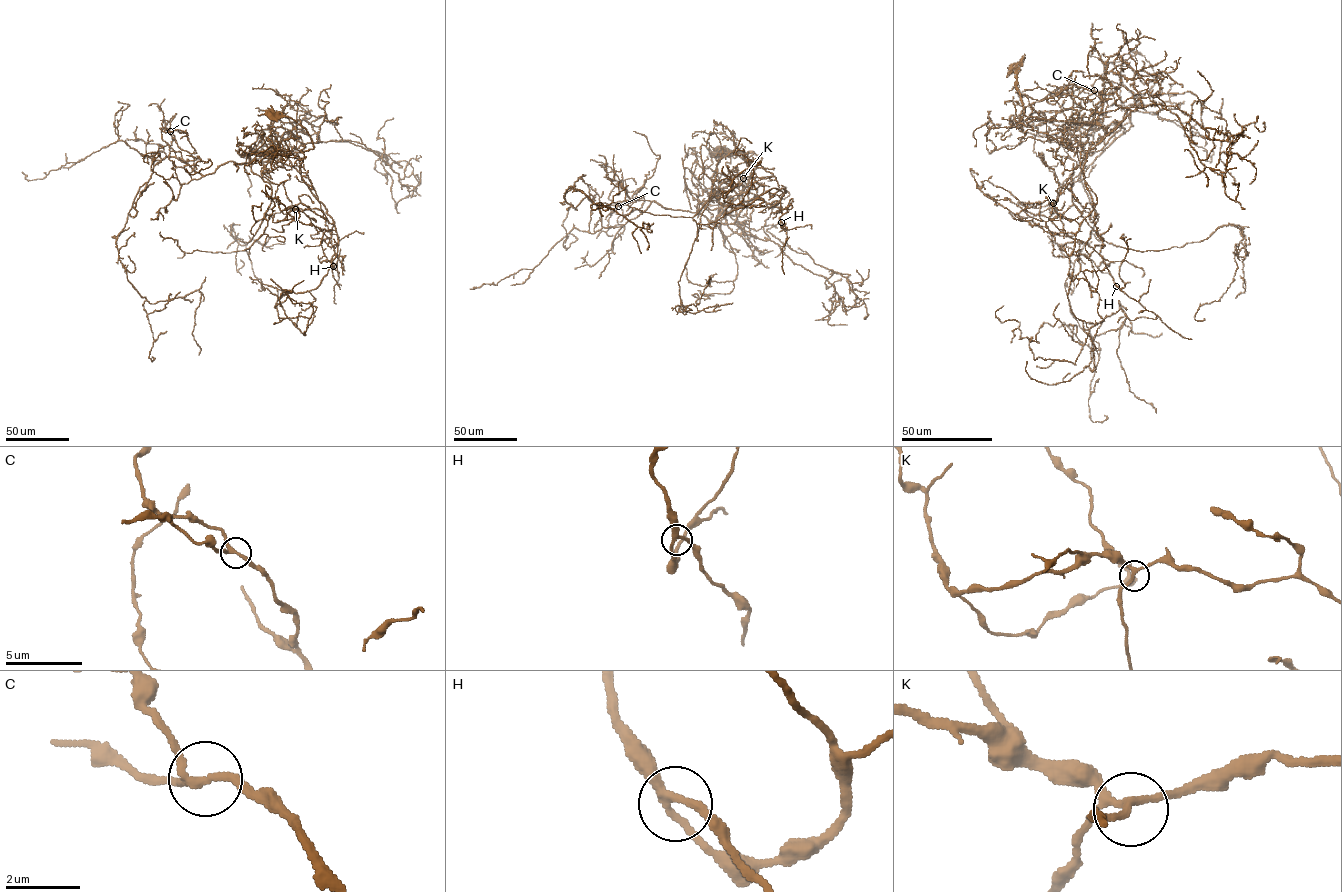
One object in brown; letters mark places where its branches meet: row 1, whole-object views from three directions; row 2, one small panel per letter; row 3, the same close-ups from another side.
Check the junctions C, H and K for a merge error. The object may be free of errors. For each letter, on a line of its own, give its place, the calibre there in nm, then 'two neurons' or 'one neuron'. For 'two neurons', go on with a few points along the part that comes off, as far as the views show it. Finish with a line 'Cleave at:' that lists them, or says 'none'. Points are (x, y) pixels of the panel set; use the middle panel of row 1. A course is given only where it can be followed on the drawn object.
C: place (618, 206); calibre 200 nm; one neuron
H: place (781, 222); calibre 240 nm; one neuron
K: place (743, 178); calibre 170 nm; one neuron
Cleave at: none

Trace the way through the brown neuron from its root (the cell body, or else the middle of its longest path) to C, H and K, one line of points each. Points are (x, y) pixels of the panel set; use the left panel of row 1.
C: (270, 114), (294, 119), (313, 148), (275, 154), (271, 161), (259, 153), (203, 176), (170, 131)
H: (270, 114), (294, 119), (312, 142), (271, 161), (261, 152), (285, 154), (306, 174), (333, 225), (333, 266)
K: (270, 114), (294, 119), (312, 142), (308, 150), (250, 154), (271, 199), (295, 209)

